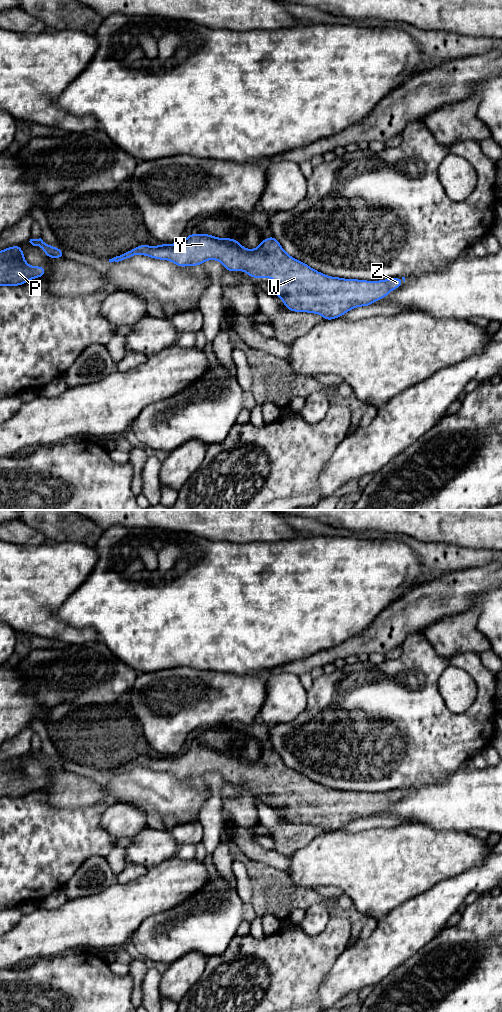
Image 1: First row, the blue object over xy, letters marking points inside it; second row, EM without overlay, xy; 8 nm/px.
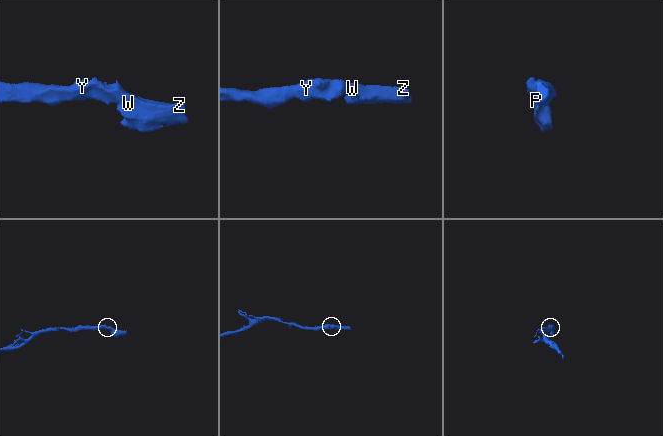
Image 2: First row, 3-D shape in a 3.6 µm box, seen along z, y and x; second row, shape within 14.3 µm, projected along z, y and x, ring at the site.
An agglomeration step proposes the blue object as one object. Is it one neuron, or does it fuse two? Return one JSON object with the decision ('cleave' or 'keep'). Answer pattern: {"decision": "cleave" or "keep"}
{"decision": "keep"}

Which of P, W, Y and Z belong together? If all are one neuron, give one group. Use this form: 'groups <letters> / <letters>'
groups P W Y Z

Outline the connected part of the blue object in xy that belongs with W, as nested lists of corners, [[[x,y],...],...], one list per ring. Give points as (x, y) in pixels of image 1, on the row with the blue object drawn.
[[[190,233],[180,243],[154,247],[139,245],[109,259],[109,262],[119,262],[137,254],[170,260],[181,267],[218,260],[226,270],[243,270],[254,280],[257,277],[276,278],[272,292],[282,299],[288,310],[320,314],[324,320],[338,318],[359,306],[370,306],[405,282],[405,277],[381,281],[329,277],[289,256],[280,243],[269,235],[258,248],[248,250],[234,238]]]

